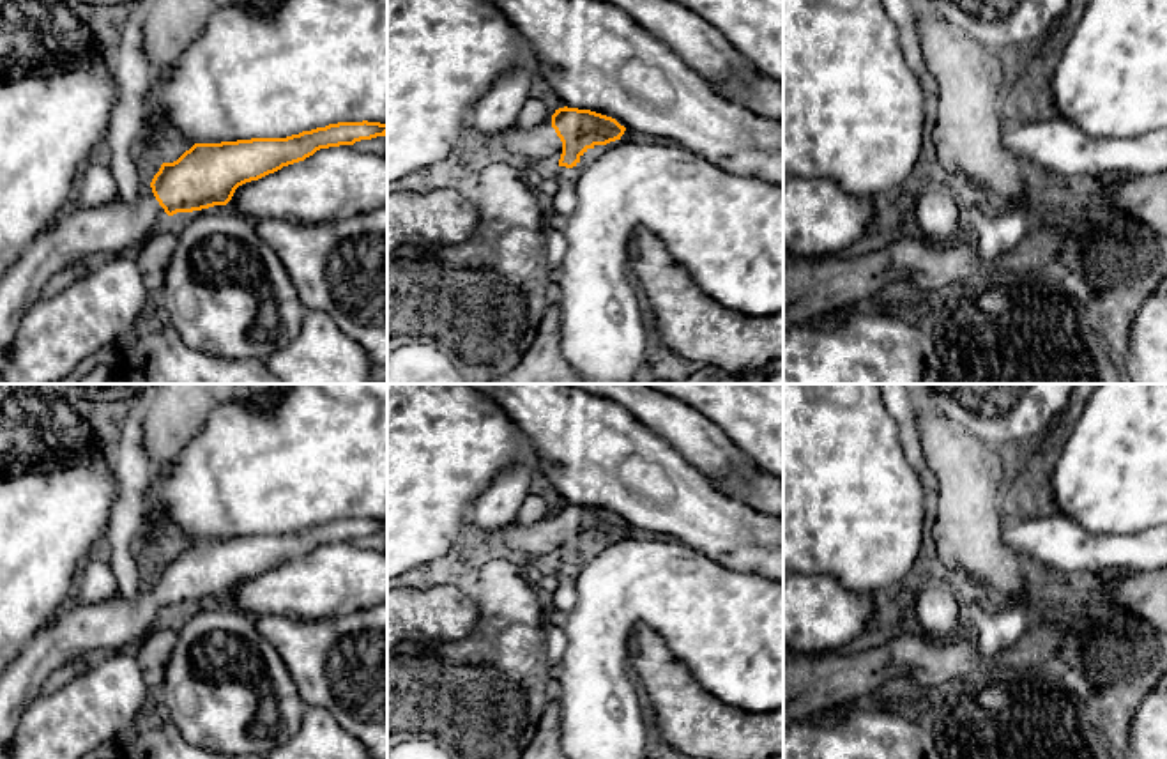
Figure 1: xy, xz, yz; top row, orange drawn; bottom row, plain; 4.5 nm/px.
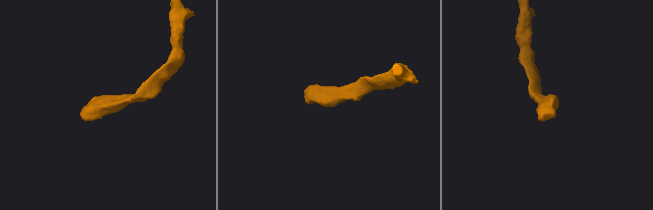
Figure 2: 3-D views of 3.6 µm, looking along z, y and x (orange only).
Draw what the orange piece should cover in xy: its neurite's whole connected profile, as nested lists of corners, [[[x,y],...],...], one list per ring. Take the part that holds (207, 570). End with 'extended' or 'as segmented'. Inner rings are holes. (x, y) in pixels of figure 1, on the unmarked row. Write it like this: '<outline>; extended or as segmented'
[[[362,517],[329,520],[286,534],[194,540],[177,557],[163,559],[138,596],[117,594],[103,605],[62,607],[0,674],[0,743],[7,743],[14,736],[28,704],[41,695],[48,676],[74,656],[134,649],[147,633],[164,623],[168,612],[226,602],[239,582],[304,557],[320,545],[354,541],[385,531],[387,520]]]; extended

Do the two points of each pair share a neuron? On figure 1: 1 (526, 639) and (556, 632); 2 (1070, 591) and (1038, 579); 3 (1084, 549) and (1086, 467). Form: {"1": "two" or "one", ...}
{"1": "two", "2": "one", "3": "two"}

